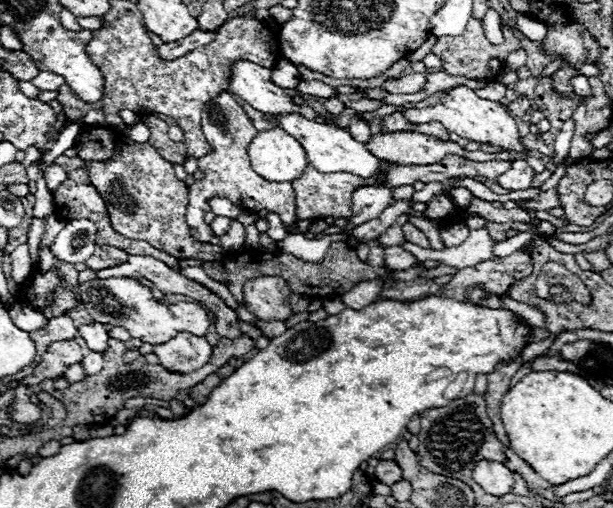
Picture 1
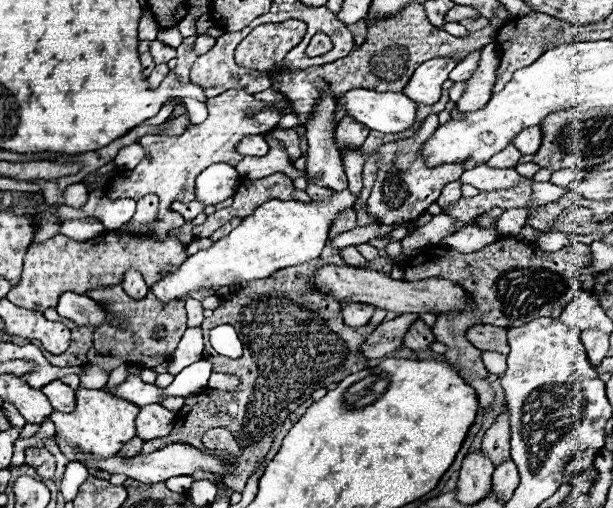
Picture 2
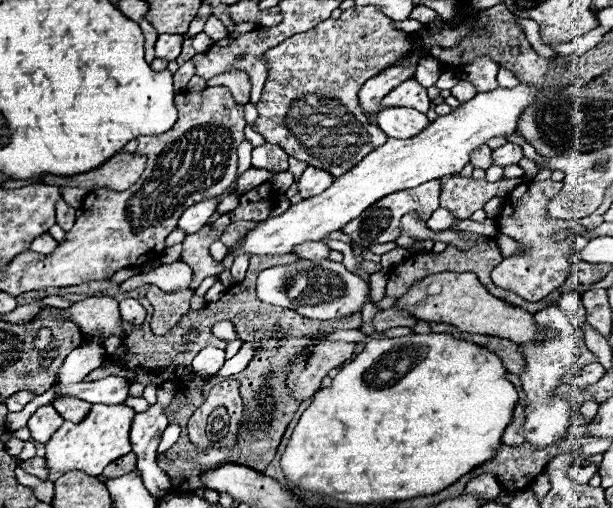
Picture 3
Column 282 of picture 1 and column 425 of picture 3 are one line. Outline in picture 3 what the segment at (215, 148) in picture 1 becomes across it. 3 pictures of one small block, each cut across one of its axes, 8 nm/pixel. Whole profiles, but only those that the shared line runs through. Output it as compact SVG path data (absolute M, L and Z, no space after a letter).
M432 180L426 184L420 184L416 188L410 190L400 190L394 192L390 196L380 198L376 204L372 204L370 208L366 208L358 218L354 218L352 222L348 222L342 232L356 242L362 248L370 248L374 244L386 244L386 242L394 242L400 236L400 220L404 214L408 212L418 212L418 216L422 220L428 220L432 216L432 212L438 208L438 198L440 198L440 182Z

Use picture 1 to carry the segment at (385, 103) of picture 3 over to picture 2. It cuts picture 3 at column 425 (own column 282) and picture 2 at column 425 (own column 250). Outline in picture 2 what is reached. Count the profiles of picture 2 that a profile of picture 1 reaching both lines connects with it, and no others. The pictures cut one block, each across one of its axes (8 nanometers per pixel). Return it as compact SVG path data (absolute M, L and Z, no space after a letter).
M448 58L428 60L426 64L420 64L420 68L416 68L402 92L412 100L430 106L440 100L442 84L448 80L448 74L454 66L456 62Z

